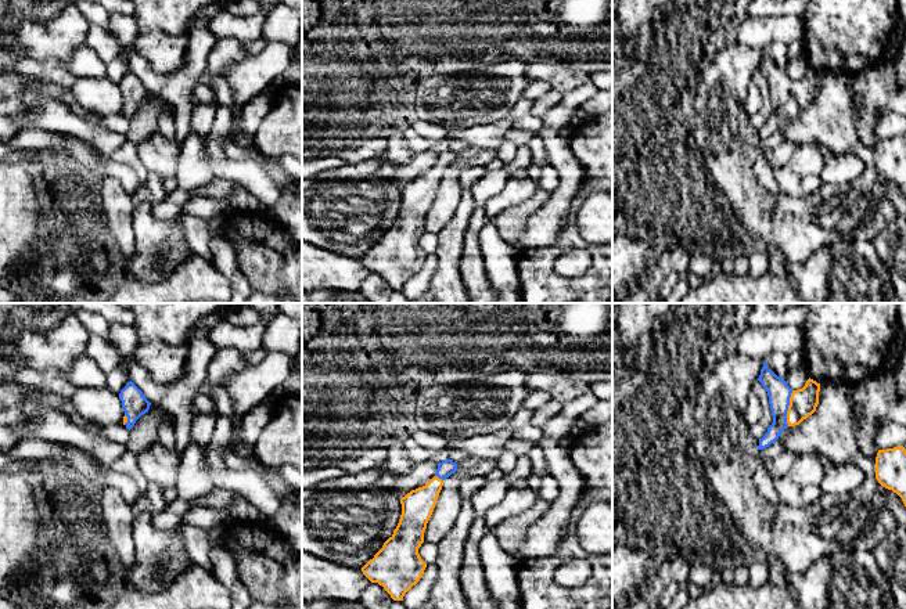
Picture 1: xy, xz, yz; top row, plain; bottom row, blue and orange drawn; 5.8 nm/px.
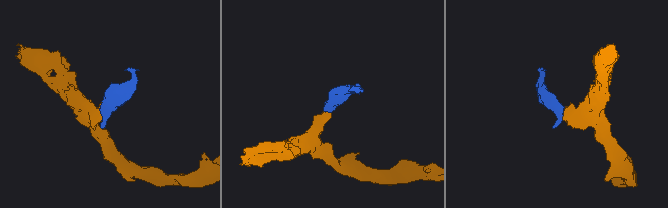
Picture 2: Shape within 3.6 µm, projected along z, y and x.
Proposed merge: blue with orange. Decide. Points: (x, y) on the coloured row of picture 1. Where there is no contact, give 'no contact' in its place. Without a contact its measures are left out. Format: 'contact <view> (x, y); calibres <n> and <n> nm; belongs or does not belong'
contact yz (787, 408); calibres 140 and 160 nm; belongs

